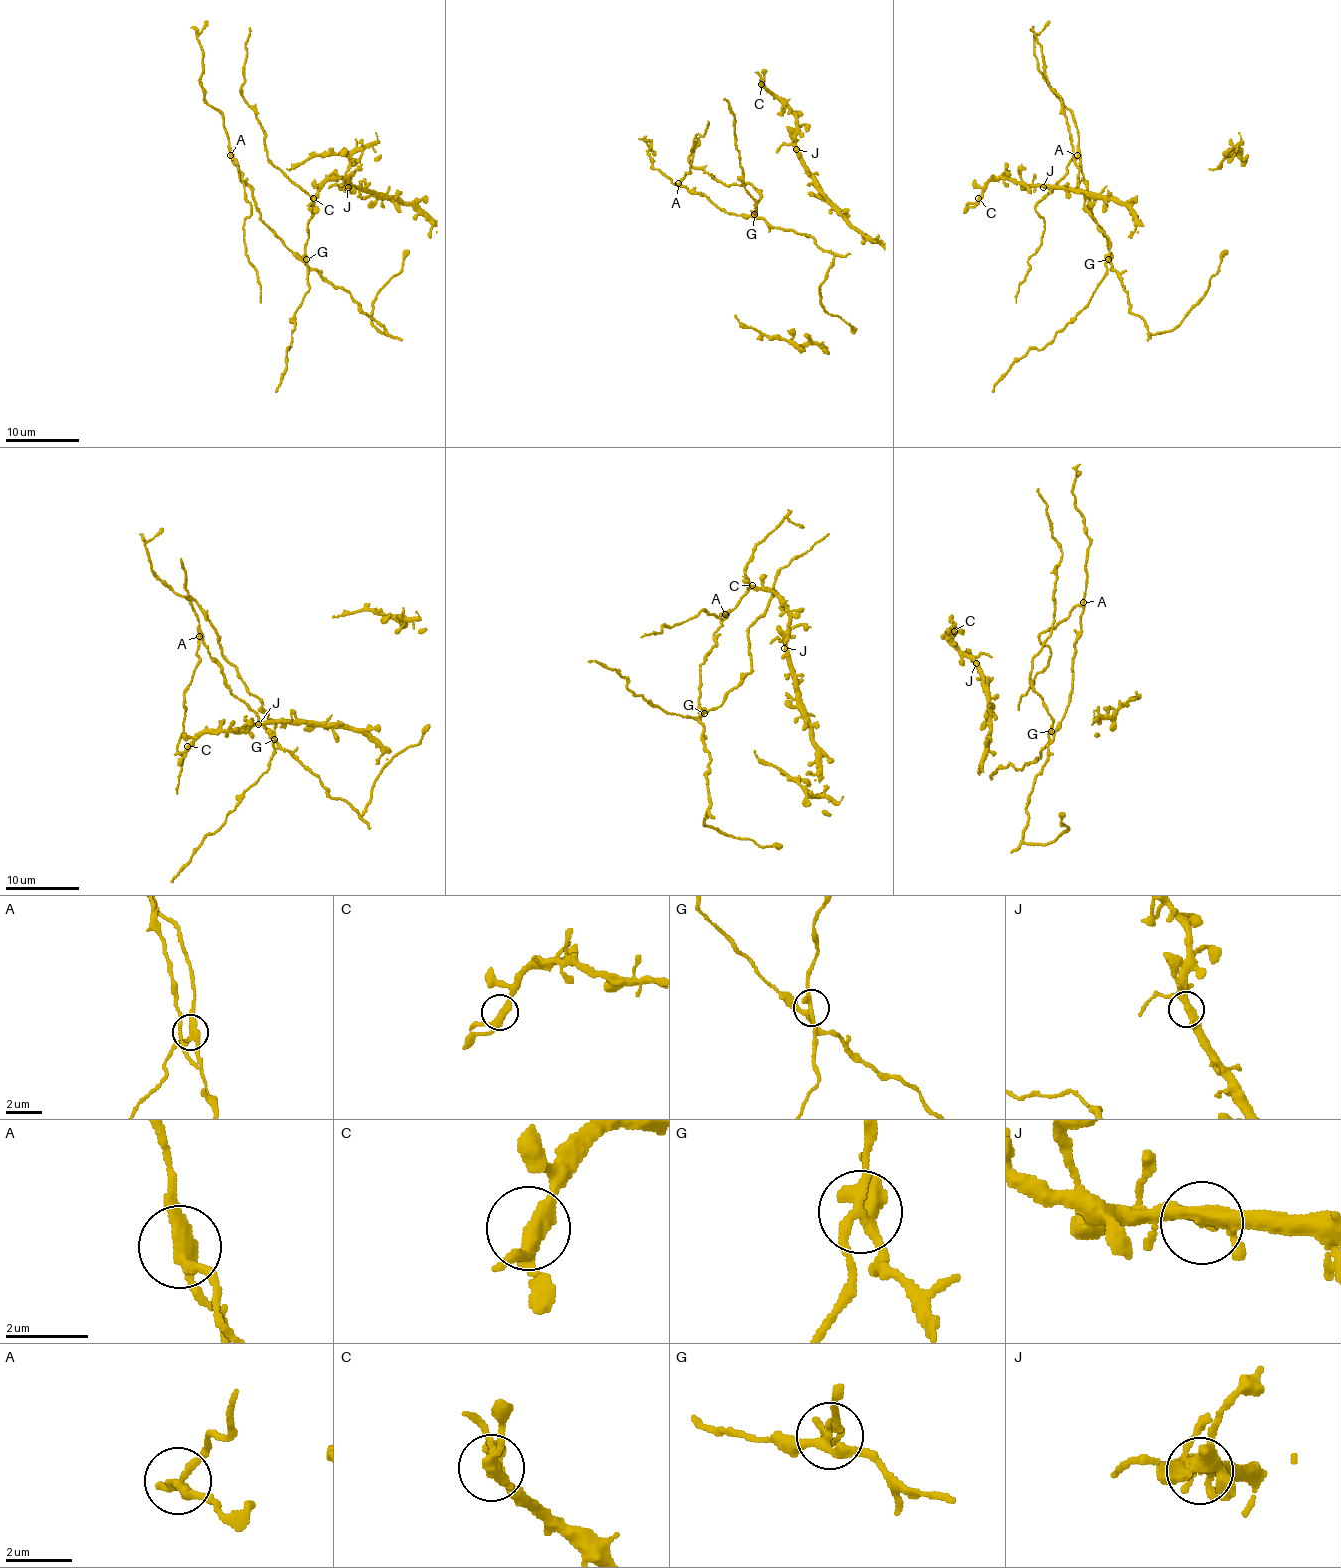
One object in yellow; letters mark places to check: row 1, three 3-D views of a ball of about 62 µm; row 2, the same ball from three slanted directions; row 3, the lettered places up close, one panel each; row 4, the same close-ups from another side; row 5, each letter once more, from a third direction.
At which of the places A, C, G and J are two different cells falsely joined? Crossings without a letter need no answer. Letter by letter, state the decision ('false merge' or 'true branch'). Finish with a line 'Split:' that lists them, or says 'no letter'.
A: false merge
C: true branch
G: false merge
J: true branch
Split: A, G

